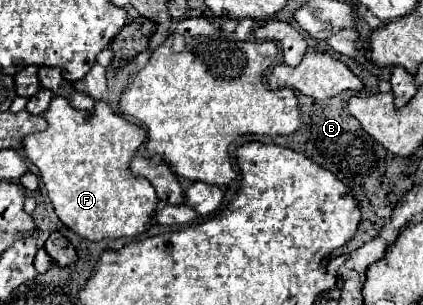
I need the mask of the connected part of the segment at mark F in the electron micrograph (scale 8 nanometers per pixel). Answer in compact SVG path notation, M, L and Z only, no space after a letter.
M54 95L42 117L48 121L46 131L24 137L22 151L40 169L60 221L90 241L144 233L158 199L144 177L128 171L128 163L144 143L146 131L116 115L106 101L96 101L96 111L84 113L76 111L64 97Z

